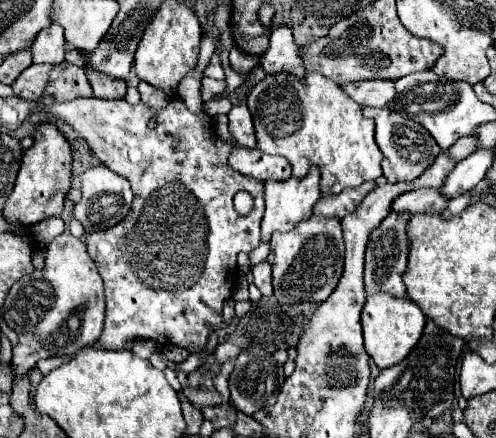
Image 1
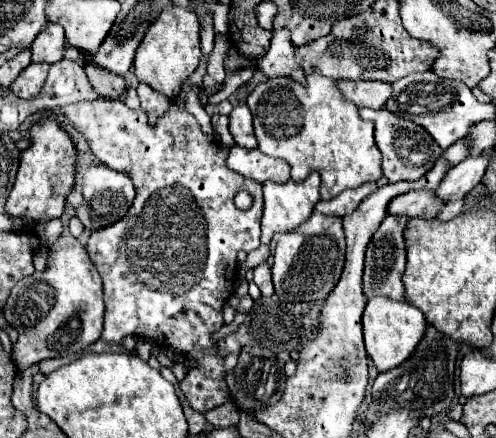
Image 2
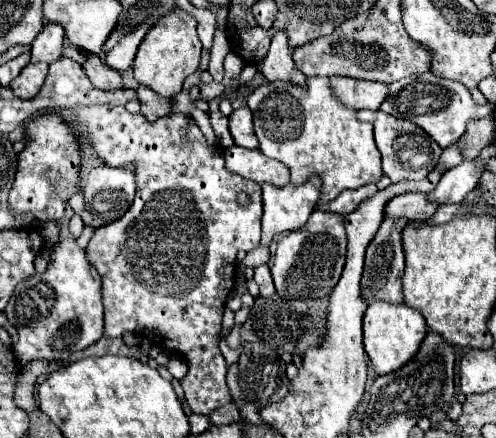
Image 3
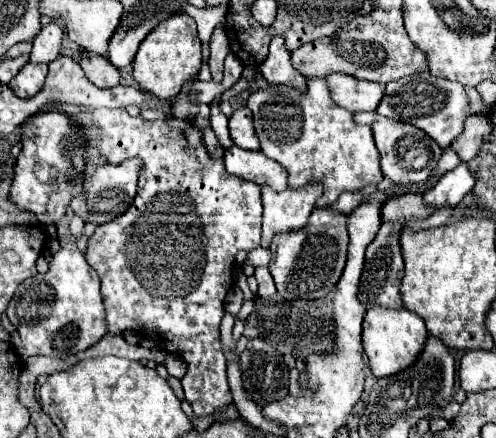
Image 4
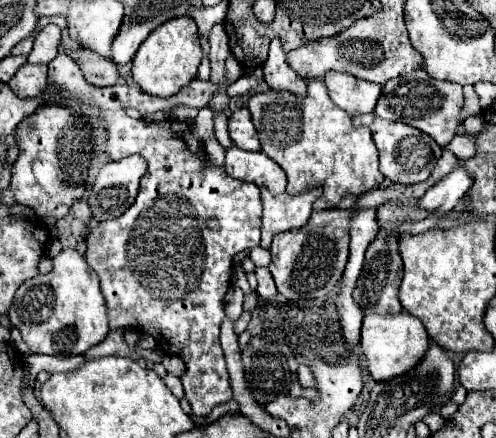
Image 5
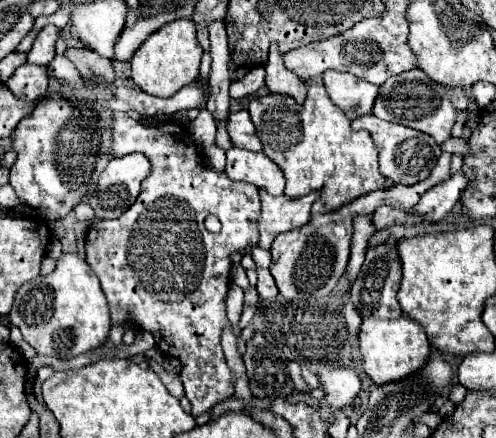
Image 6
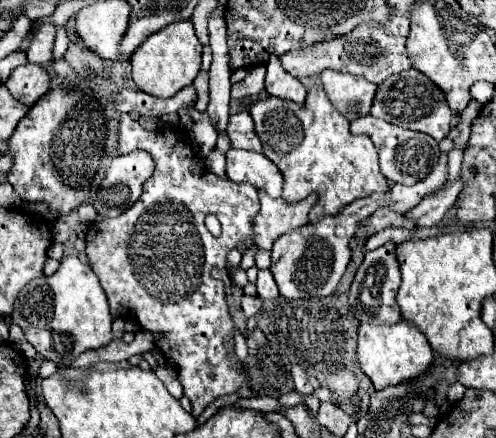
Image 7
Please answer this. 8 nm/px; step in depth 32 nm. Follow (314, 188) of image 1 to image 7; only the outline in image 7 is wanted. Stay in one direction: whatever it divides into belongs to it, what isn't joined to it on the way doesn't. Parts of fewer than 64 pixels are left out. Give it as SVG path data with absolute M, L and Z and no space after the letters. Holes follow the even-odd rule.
M258 190L260 212L256 214L254 224L254 244L262 250L270 250L274 240L282 234L308 224L308 212L316 204L318 196L310 194L306 200L288 206L282 198L274 200L264 190Z

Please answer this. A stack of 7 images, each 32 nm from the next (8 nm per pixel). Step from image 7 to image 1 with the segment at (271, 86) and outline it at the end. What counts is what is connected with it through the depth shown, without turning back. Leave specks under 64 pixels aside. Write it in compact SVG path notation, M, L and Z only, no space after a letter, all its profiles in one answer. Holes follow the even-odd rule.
M280 26L272 30L270 36L270 48L260 58L260 66L266 74L280 74L288 72L296 78L304 78L304 66L302 58L298 54L298 44L292 38L292 32L288 26Z

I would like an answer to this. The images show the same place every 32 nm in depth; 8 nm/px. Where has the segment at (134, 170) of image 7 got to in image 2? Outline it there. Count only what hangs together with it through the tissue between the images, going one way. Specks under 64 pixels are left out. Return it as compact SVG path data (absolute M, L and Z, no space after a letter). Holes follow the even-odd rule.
M100 164L96 168L90 168L84 176L84 202L78 208L76 216L82 220L84 228L98 230L98 228L110 226L116 220L120 220L128 212L128 208L132 206L132 200L134 200L134 192L132 192L130 176L124 172L110 170L108 166Z

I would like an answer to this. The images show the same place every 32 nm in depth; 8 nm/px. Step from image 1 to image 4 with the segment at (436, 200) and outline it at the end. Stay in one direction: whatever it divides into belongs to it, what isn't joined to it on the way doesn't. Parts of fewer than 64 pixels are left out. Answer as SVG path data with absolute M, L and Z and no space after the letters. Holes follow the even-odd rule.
M404 194L400 198L386 202L386 206L382 208L382 222L384 220L424 220L432 212L434 212L432 208L422 204L422 196Z

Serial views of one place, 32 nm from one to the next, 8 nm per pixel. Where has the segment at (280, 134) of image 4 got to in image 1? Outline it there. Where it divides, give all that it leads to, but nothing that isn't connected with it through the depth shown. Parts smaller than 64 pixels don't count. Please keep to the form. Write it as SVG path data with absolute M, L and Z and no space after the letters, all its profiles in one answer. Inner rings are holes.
M308 72L306 80L298 80L288 74L266 76L266 80L258 82L248 94L248 108L254 118L258 148L272 156L284 156L292 166L294 178L304 178L310 166L318 166L324 196L338 194L344 188L356 188L366 180L376 180L382 176L382 156L380 148L376 148L372 120L364 118L360 104L354 104L354 100L348 98L342 88L326 76L320 76L318 72Z

